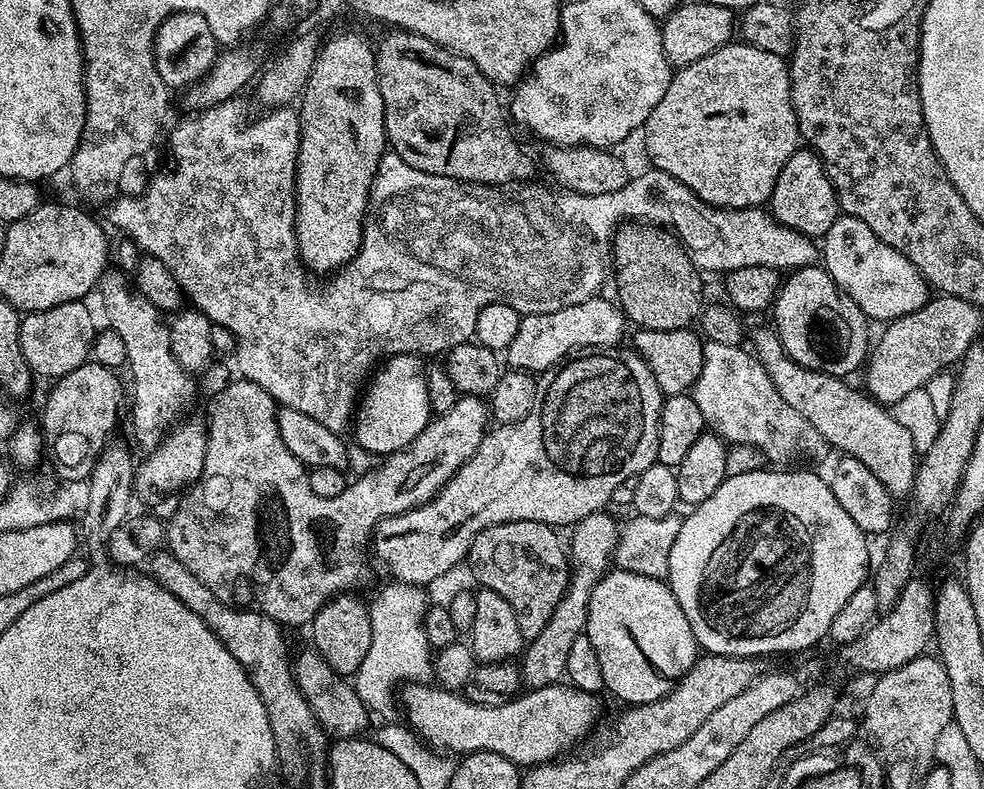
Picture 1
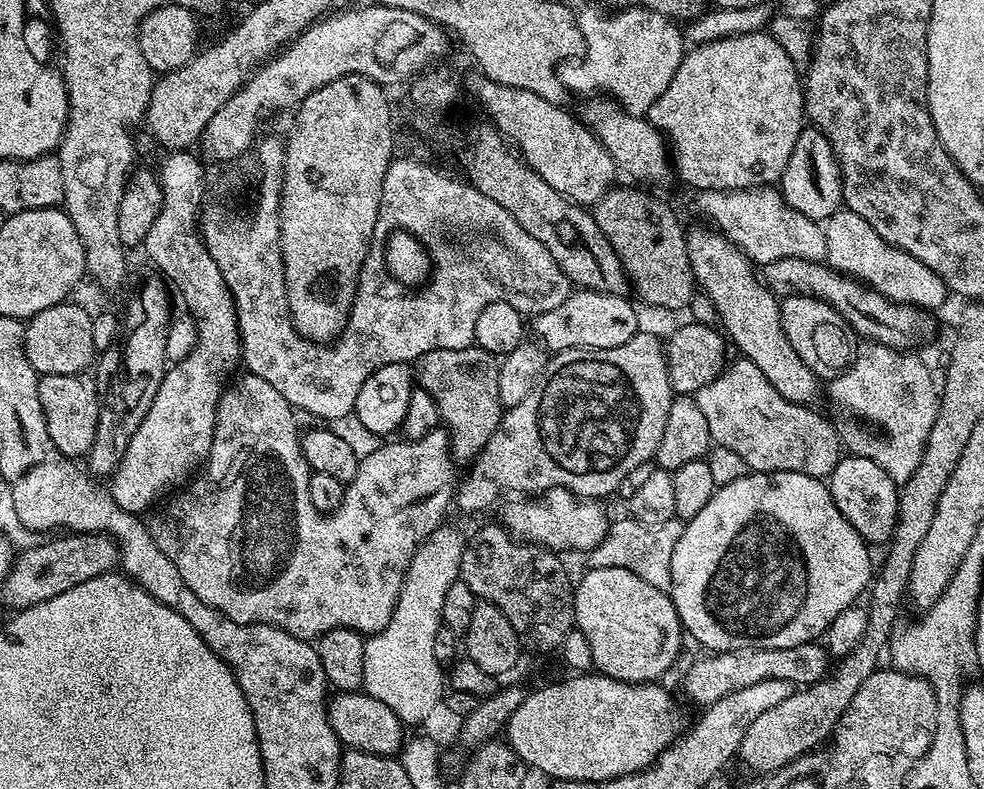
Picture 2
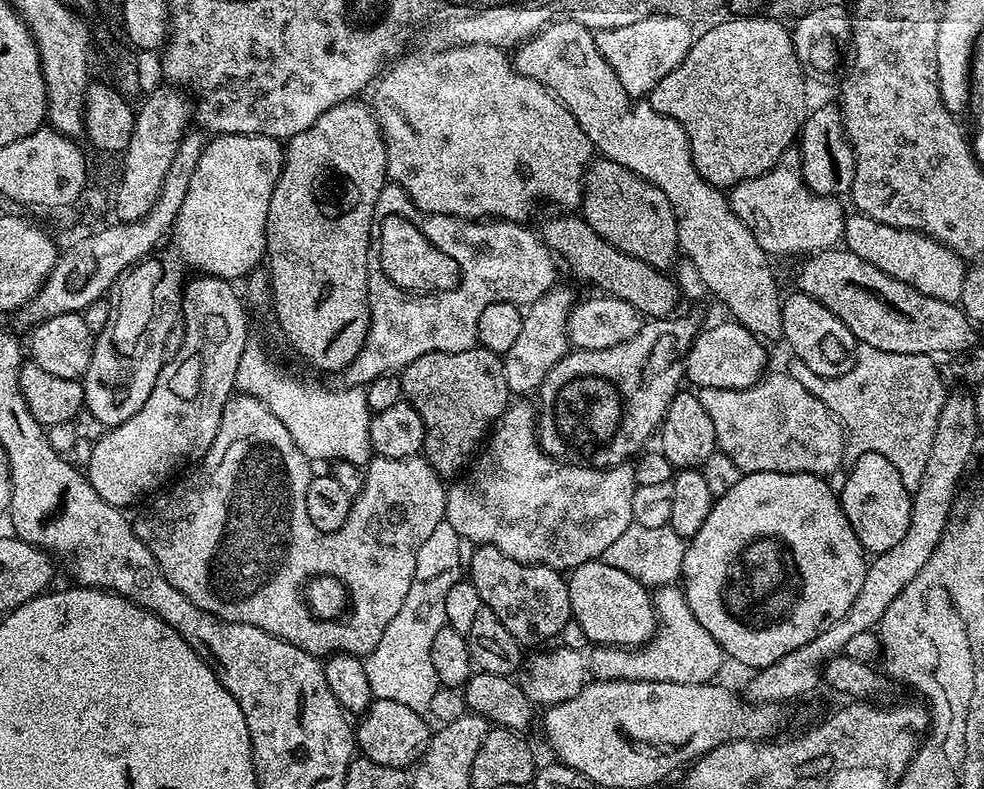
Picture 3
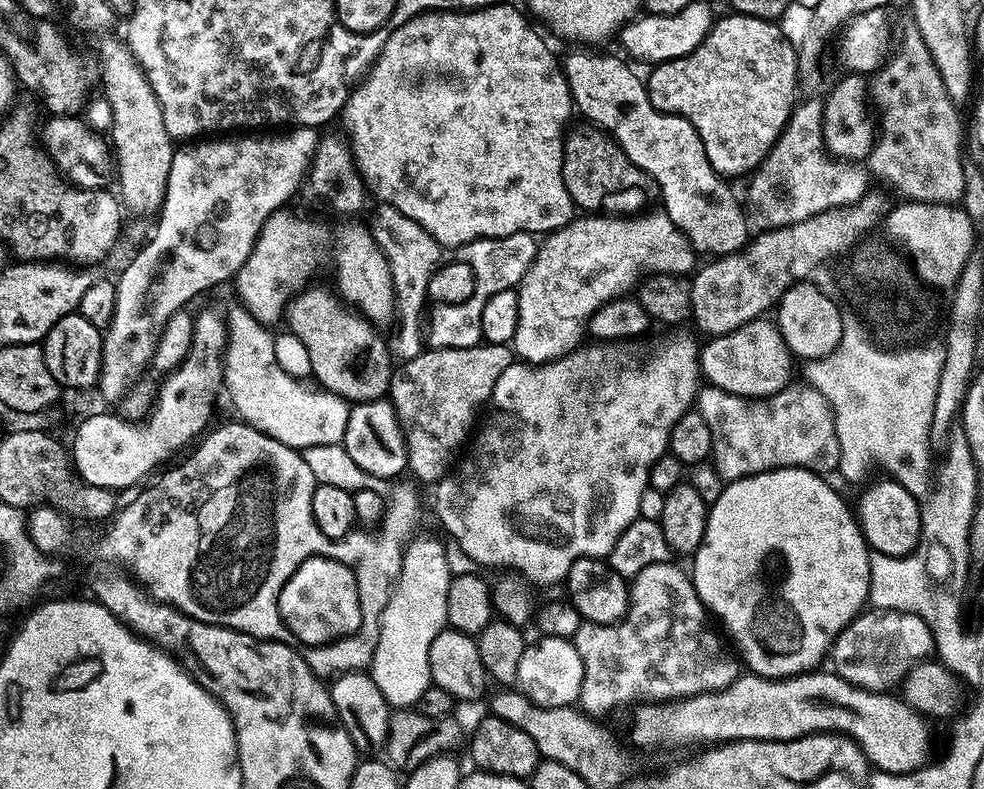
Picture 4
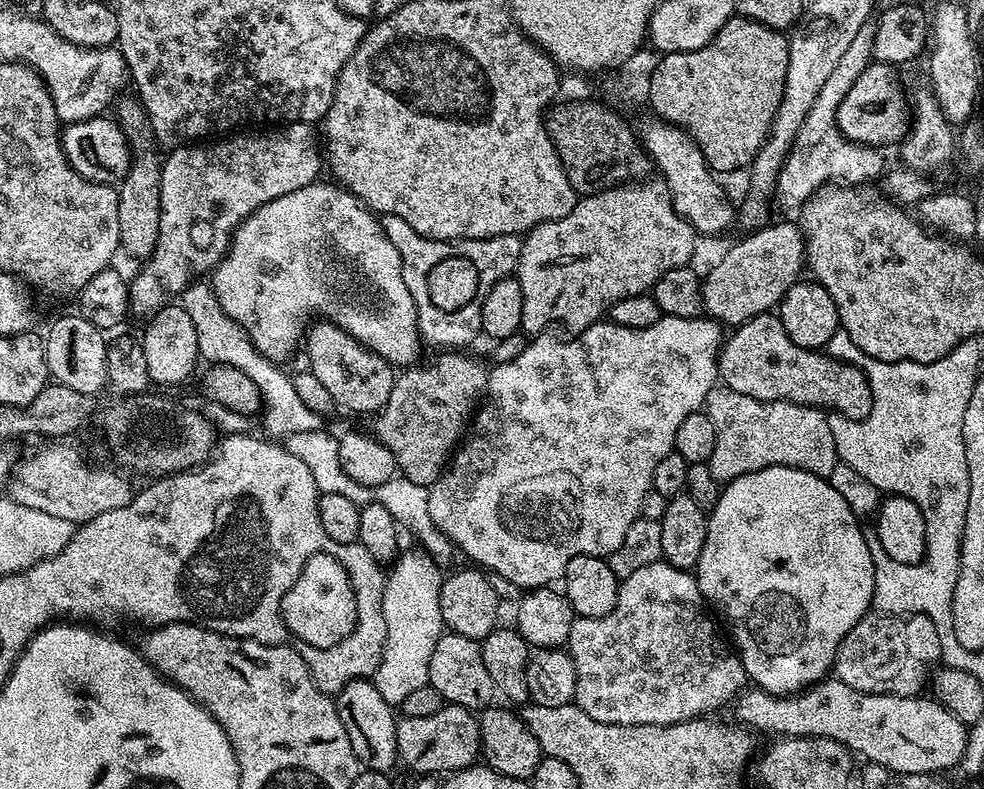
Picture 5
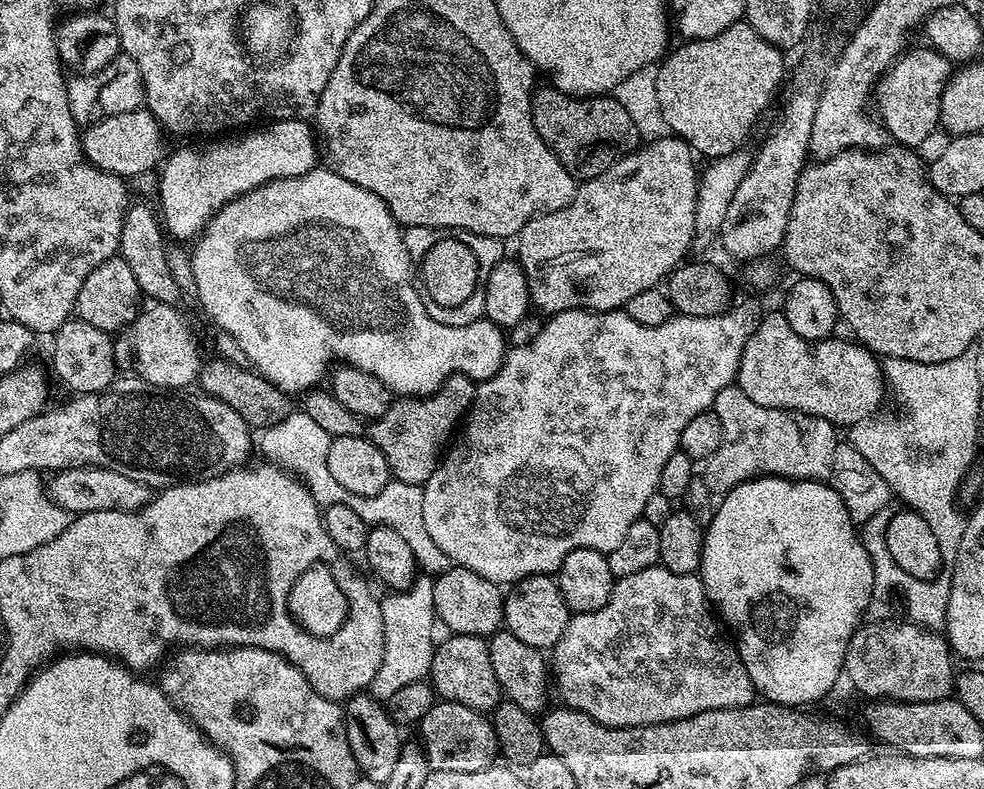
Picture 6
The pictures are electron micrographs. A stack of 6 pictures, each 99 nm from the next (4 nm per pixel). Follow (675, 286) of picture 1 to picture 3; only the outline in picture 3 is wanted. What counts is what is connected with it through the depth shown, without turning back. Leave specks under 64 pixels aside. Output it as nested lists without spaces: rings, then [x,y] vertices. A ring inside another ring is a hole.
[[[596,158],[585,168],[582,215],[602,239],[627,256],[661,270],[673,267],[678,256],[678,245],[670,198],[666,198],[658,186],[646,182],[618,162]]]

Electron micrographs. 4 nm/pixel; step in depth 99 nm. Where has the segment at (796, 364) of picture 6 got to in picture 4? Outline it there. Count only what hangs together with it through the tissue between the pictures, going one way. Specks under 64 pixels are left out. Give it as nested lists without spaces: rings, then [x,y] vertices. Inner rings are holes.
[[[771,319],[751,320],[730,334],[711,337],[707,343],[700,348],[700,370],[703,379],[713,388],[739,396],[763,398],[781,392],[793,379],[794,357]]]

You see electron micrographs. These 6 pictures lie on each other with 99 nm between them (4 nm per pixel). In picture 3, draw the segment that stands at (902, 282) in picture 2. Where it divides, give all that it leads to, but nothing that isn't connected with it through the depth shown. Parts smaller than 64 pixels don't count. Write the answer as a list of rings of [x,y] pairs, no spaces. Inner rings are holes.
[[[852,214],[844,221],[842,244],[847,251],[870,262],[870,266],[878,266],[878,270],[890,274],[890,278],[898,278],[898,282],[906,282],[930,298],[951,304],[959,301],[966,271],[965,261],[933,236],[925,236],[923,232],[910,228],[886,226],[868,216]]]

